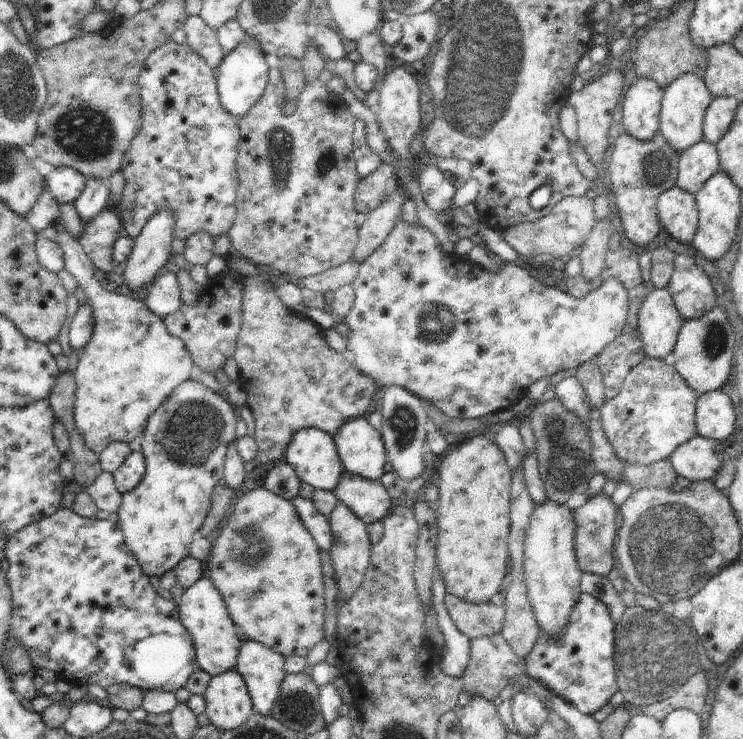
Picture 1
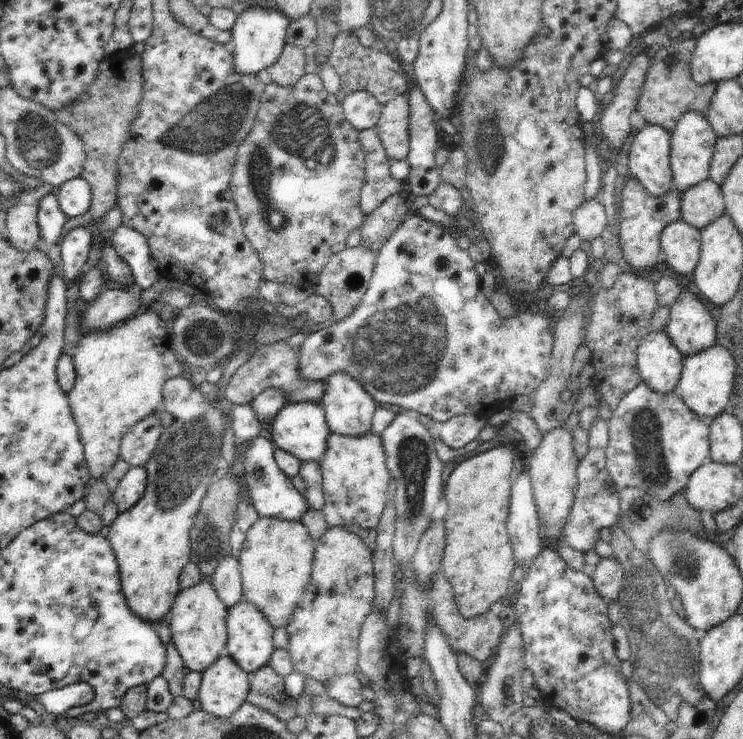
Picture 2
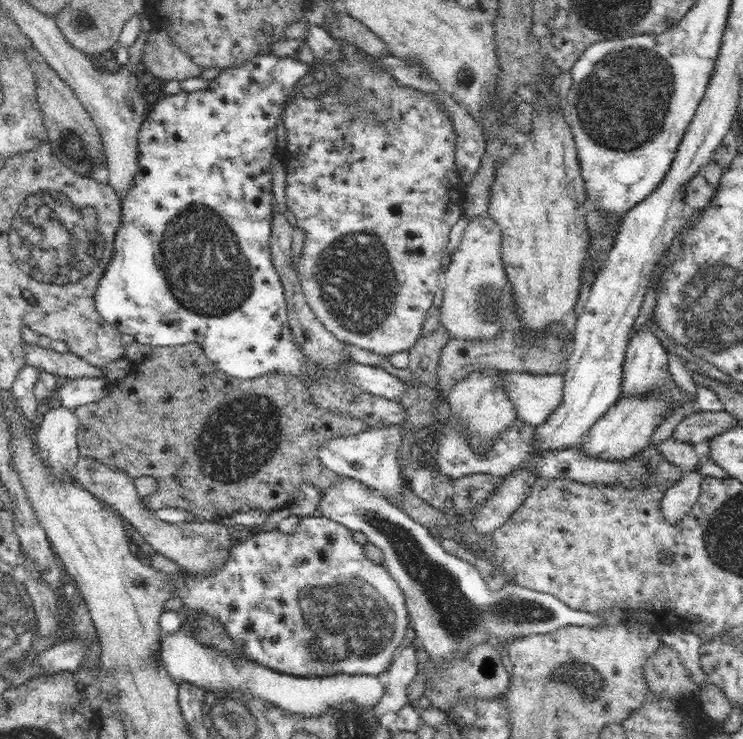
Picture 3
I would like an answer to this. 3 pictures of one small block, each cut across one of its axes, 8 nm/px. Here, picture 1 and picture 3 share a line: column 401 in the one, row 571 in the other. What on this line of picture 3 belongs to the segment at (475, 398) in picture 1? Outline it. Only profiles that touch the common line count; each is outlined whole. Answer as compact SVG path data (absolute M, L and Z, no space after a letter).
M308 516L308 518L300 518L298 528L292 534L282 534L280 530L272 530L272 532L260 532L256 536L242 536L242 542L238 546L234 546L230 550L230 558L226 560L226 564L222 566L222 570L210 578L198 578L192 574L176 574L178 578L184 578L184 586L178 592L176 598L182 598L184 604L200 614L204 612L204 616L214 618L216 622L220 622L220 626L224 626L224 632L228 632L230 640L234 640L240 646L240 652L248 658L254 660L266 668L272 668L276 672L282 674L290 674L290 676L300 676L300 678L320 678L320 676L338 676L338 674L350 674L350 676L386 676L390 664L394 662L394 658L398 656L398 652L402 650L402 640L406 638L408 626L410 626L410 612L406 606L406 596L402 594L400 586L396 584L394 576L388 574L384 564L374 564L372 558L366 556L366 550L360 542L354 540L354 532L330 518L320 518L320 516Z

